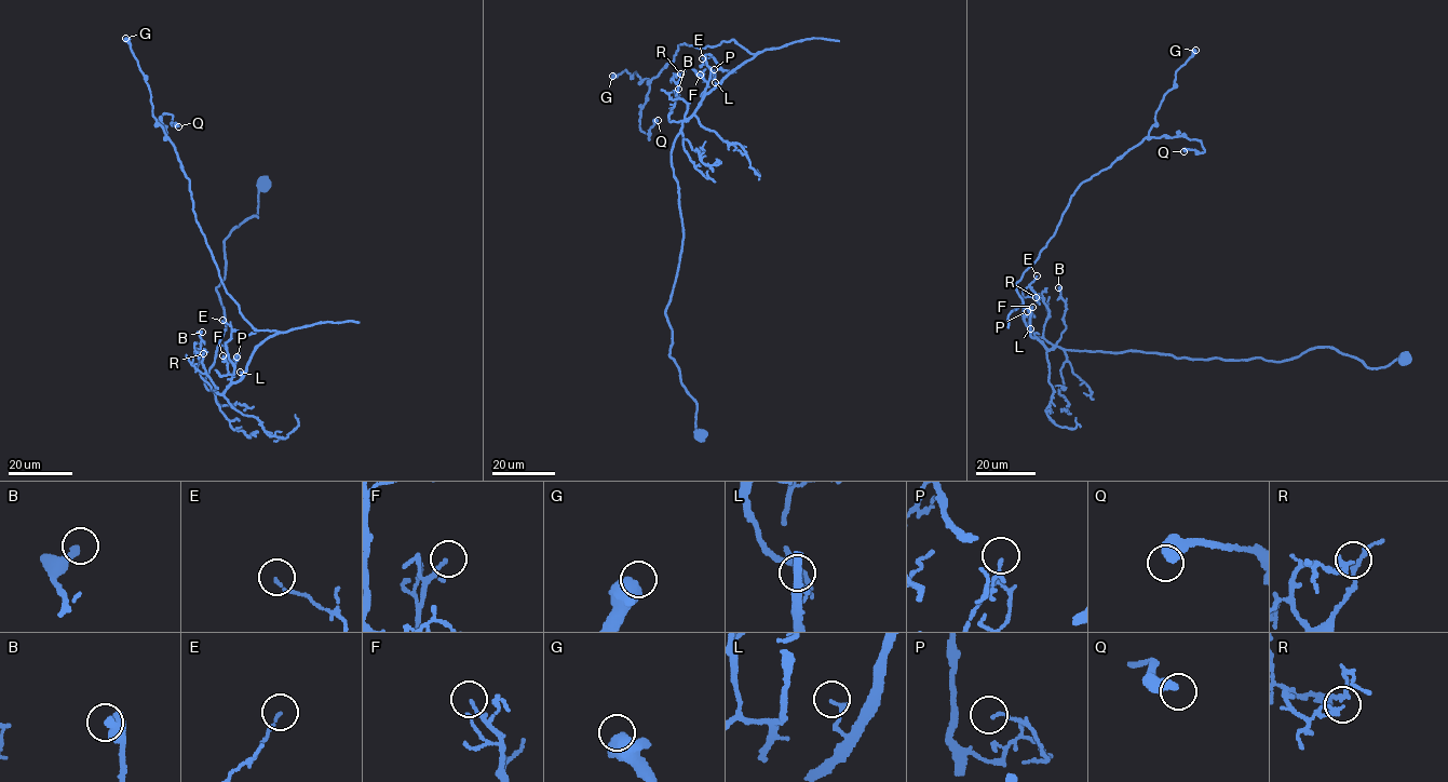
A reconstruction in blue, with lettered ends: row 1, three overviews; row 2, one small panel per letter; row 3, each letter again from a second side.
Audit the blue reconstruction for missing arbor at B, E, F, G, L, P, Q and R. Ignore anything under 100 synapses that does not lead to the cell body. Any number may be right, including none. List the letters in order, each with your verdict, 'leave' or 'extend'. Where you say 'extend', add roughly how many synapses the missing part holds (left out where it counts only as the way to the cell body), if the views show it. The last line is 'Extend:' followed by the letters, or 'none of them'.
B: leave
E: leave
F: leave
G: leave
L: leave
P: leave
Q: leave
R: leave
Extend: none of them

